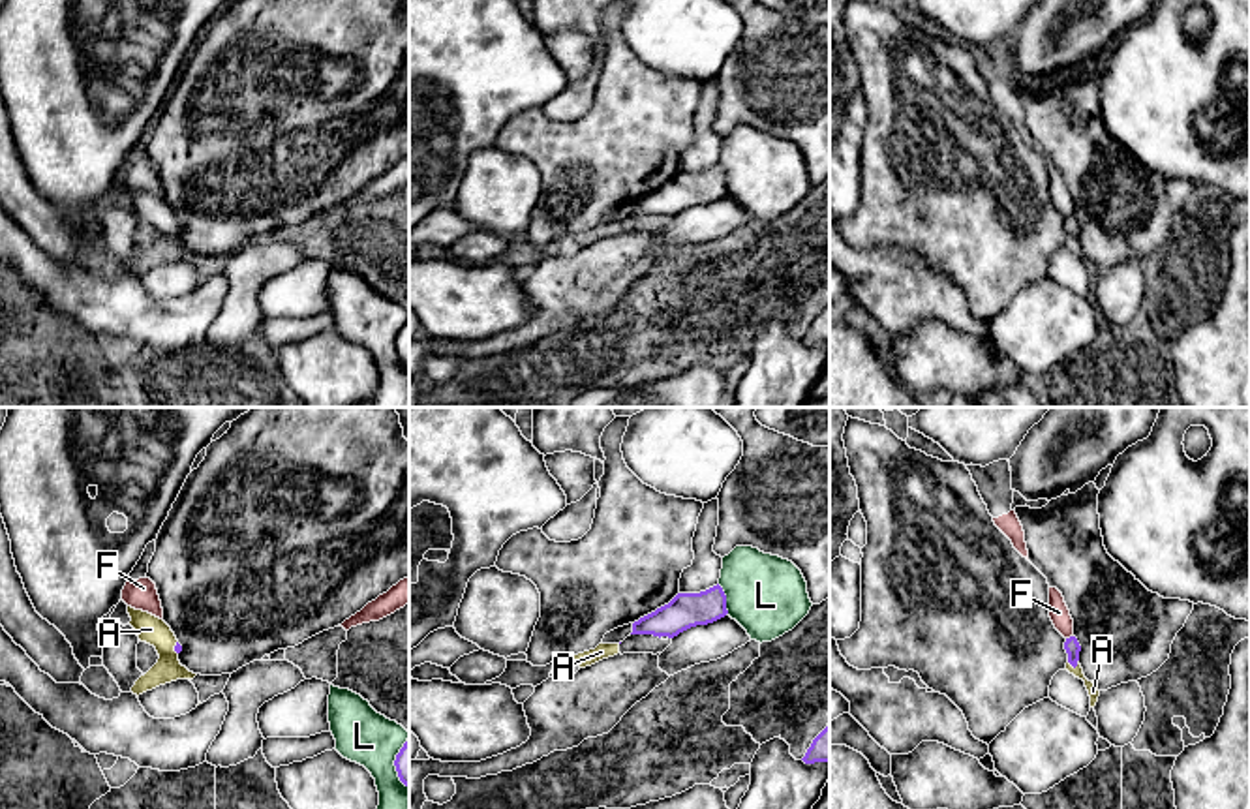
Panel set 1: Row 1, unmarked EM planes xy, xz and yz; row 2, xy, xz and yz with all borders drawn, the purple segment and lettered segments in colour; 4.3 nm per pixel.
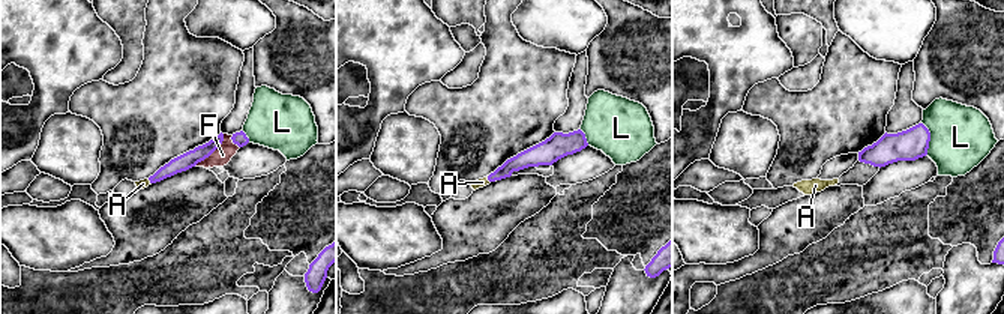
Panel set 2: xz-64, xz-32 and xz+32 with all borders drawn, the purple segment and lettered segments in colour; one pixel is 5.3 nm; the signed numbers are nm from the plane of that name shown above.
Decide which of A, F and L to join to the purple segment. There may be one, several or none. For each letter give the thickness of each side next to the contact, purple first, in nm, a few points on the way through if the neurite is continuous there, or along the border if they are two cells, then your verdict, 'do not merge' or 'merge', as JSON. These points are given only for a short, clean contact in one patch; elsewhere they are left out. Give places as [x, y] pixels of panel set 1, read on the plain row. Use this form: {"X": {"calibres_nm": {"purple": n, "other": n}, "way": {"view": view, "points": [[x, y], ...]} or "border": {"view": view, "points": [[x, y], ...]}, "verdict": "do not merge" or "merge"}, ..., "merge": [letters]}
{"A": {"calibres_nm": {"purple": 70, "other": 50}, "way": {"view": "yz", "points": [[1072, 226], [1074, 246], [1093, 271]]}, "verdict": "merge"}, "F": {"calibres_nm": {"purple": 70, "other": 90}, "verdict": "do not merge"}, "L": {"calibres_nm": {"purple": 150, "other": 340}, "verdict": "do not merge"}, "merge": ["A"]}

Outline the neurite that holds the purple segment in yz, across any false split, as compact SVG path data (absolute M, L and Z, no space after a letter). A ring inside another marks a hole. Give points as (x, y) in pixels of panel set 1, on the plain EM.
M1075 216L1066 218L1064 229L1066 229L1066 233L1068 233L1068 242L1066 242L1066 248L1064 248L1064 250L1068 250L1070 253L1074 253L1075 257L1079 257L1079 259L1085 261L1085 267L1087 267L1089 276L1090 276L1090 287L1094 287L1096 282L1098 282L1100 270L1098 270L1098 267L1096 267L1092 261L1089 261L1089 259L1085 257L1085 253L1083 253L1083 248L1081 248L1081 244L1079 244L1079 231L1081 231L1081 225L1079 225L1077 218L1075 218Z

